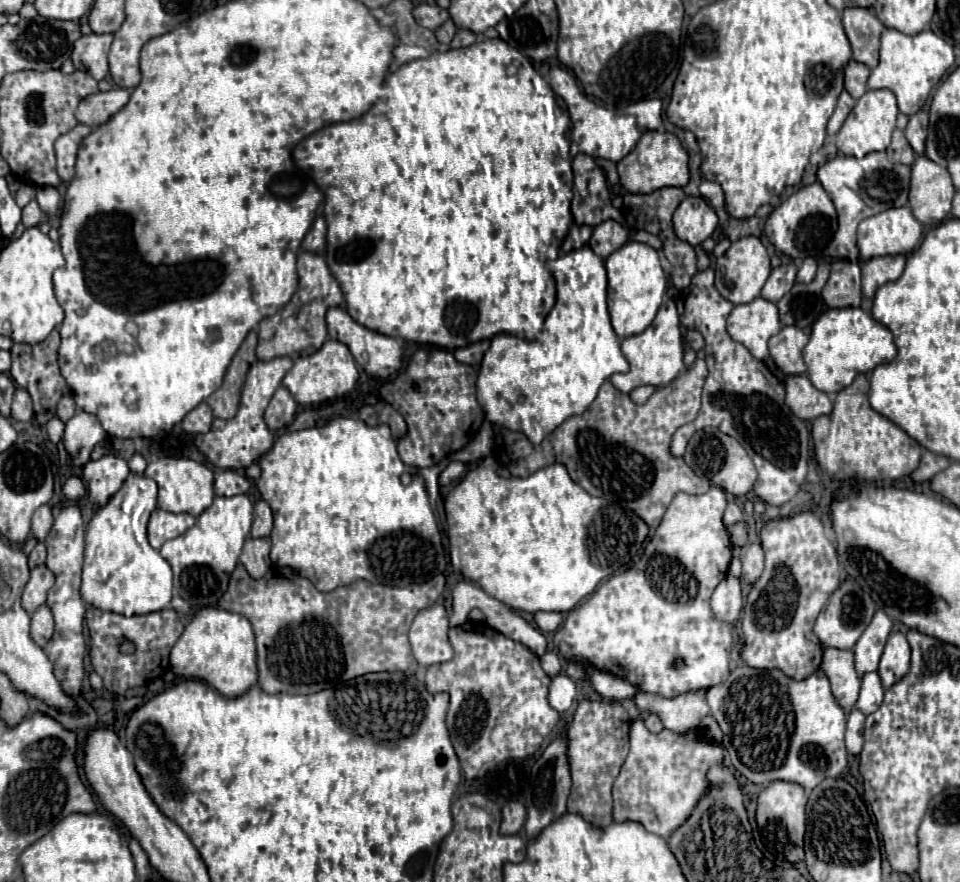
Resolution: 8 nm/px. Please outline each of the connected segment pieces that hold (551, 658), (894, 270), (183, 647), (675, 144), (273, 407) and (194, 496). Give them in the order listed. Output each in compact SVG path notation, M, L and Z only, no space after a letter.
M549 651L549 653L545 653L545 655L541 657L541 667L545 669L545 673L547 673L549 677L555 677L555 675L561 673L563 661L561 661L561 657L559 657L557 653Z
M905 255L901 257L873 257L869 259L863 267L861 267L861 275L863 275L863 297L865 299L873 299L875 291L887 283L887 281L895 281L905 269Z
M219 607L199 609L171 649L171 669L179 677L201 679L225 697L239 697L257 685L257 647L247 617Z
M649 131L637 141L635 149L617 163L617 171L619 171L619 179L625 191L653 193L663 187L685 187L689 183L687 163L689 163L689 155L683 149L677 135Z
M279 387L269 407L265 409L265 423L273 433L283 431L295 419L295 411L297 411L297 403L293 395L285 387Z
M163 457L159 461L149 462L145 477L151 477L159 487L159 499L157 505L171 513L189 513L193 517L201 515L215 497L213 489L213 471L204 463L191 461L191 459L175 459L175 457Z

